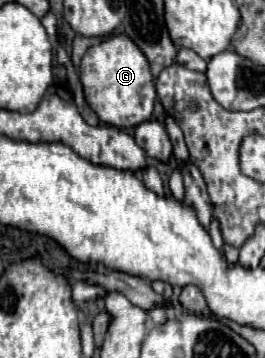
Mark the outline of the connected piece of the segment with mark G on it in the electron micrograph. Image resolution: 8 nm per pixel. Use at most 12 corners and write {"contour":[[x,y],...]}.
{"contour":[[126,34],[106,36],[80,62],[100,122],[150,120],[154,76]]}

